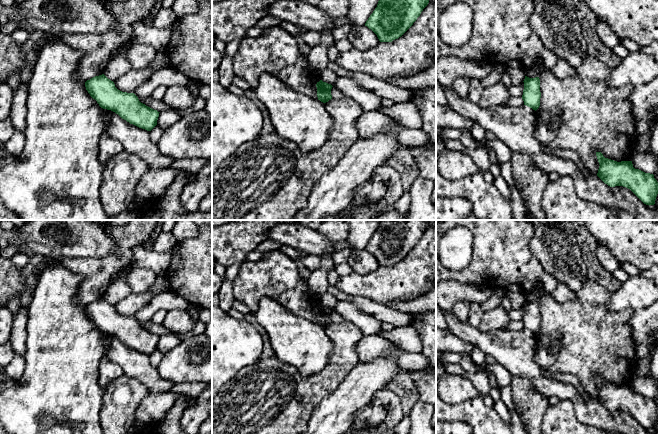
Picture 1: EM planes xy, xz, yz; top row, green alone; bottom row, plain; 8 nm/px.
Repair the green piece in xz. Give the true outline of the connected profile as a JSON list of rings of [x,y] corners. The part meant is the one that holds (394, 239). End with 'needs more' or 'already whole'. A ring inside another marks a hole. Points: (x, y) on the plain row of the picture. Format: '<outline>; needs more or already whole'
[[[380,220],[377,231],[365,247],[380,266],[392,266],[401,261],[417,244],[429,224],[425,220]]]; already whole

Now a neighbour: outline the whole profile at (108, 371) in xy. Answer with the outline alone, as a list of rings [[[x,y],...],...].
[[[103,333],[102,341],[105,349],[99,366],[99,384],[104,388],[113,380],[124,375],[122,368],[108,359],[112,339],[113,336],[111,334]]]

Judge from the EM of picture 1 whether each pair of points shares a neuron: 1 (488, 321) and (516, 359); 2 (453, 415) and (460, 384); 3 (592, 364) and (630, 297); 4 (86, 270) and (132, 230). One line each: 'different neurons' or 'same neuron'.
1: different neurons
2: different neurons
3: different neurons
4: same neuron

